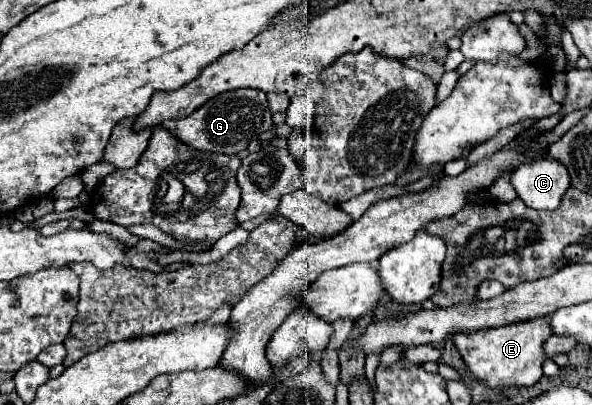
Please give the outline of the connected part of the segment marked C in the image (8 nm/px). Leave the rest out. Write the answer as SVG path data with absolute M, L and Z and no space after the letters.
M545 156L537 162L519 166L511 174L517 196L535 210L553 210L569 188L569 174L561 162Z

